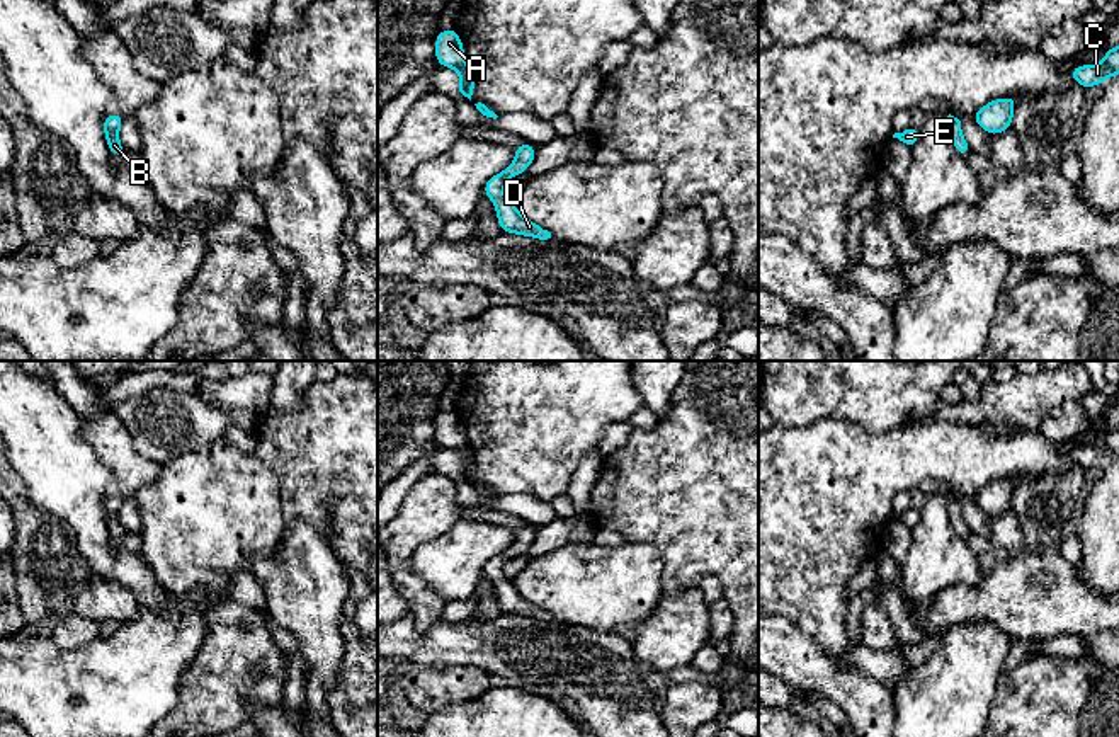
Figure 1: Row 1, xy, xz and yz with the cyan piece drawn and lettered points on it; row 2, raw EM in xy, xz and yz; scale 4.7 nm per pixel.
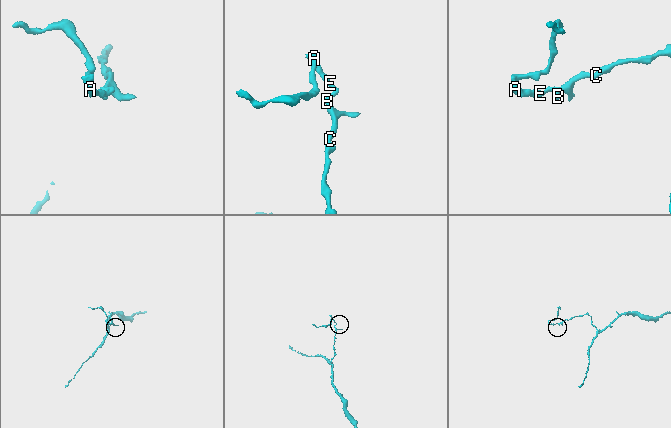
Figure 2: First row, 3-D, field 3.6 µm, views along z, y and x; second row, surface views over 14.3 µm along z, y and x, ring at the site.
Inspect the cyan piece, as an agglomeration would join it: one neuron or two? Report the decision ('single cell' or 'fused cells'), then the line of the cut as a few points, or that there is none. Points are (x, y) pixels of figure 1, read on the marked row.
single cell; cut none

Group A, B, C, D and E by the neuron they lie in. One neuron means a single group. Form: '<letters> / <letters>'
A B C D E

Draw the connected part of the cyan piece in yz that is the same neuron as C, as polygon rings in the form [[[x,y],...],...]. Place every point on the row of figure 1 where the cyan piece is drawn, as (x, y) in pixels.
[[[1119,46],[1105,49],[1104,61],[1097,66],[1082,65],[1070,70],[1070,77],[1085,90],[1105,82],[1112,75],[1119,75]]]

